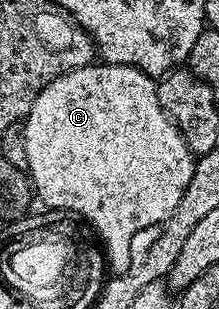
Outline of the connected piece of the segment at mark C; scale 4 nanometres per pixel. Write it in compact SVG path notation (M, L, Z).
M92 64L78 66L77 69L71 70L67 74L57 76L37 96L37 100L33 100L33 108L28 112L23 122L23 131L25 132L25 156L27 157L26 173L31 179L34 197L38 201L40 198L47 210L68 210L70 214L78 214L97 235L105 255L106 265L112 275L125 273L133 264L131 249L135 246L135 237L142 230L149 229L150 226L158 227L171 215L173 208L177 208L181 196L185 196L185 188L189 188L189 180L195 171L196 155L192 154L191 149L187 147L179 127L161 108L156 79L150 78L148 74L141 72L135 66Z

